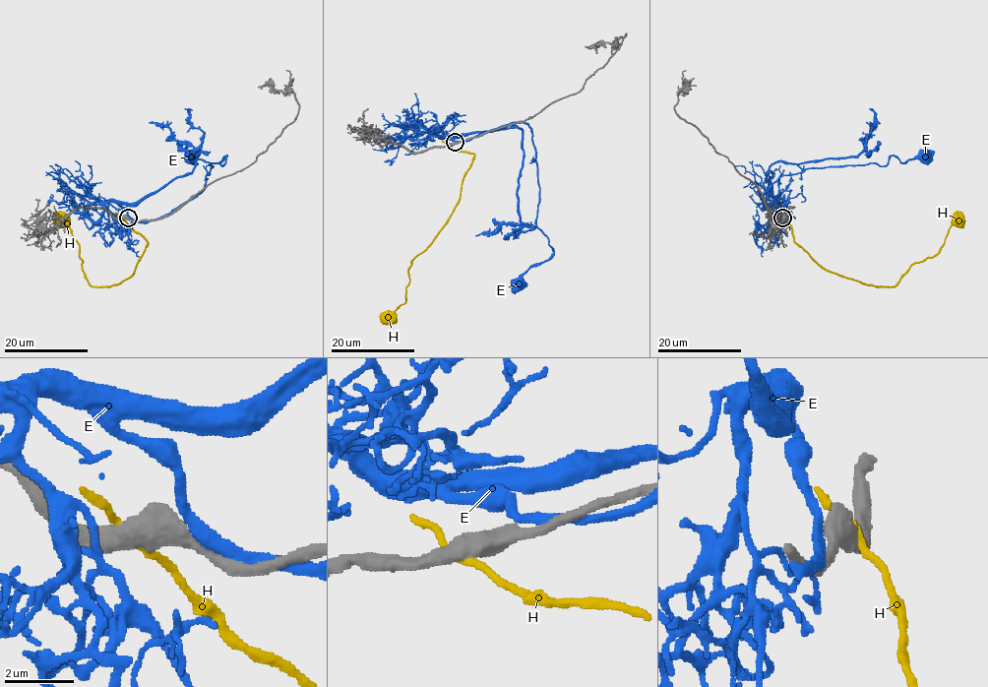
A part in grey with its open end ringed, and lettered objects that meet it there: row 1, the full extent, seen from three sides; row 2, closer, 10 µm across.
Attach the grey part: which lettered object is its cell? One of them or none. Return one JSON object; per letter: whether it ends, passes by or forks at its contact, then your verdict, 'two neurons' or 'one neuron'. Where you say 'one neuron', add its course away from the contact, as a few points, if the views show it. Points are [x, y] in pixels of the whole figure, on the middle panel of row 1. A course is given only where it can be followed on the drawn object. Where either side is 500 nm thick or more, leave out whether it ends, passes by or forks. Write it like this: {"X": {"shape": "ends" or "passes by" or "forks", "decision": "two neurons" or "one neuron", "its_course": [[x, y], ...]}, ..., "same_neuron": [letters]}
{"E": {"shape": "passes by", "decision": "two neurons"}, "H": {"decision": "two neurons"}, "same_neuron": []}

